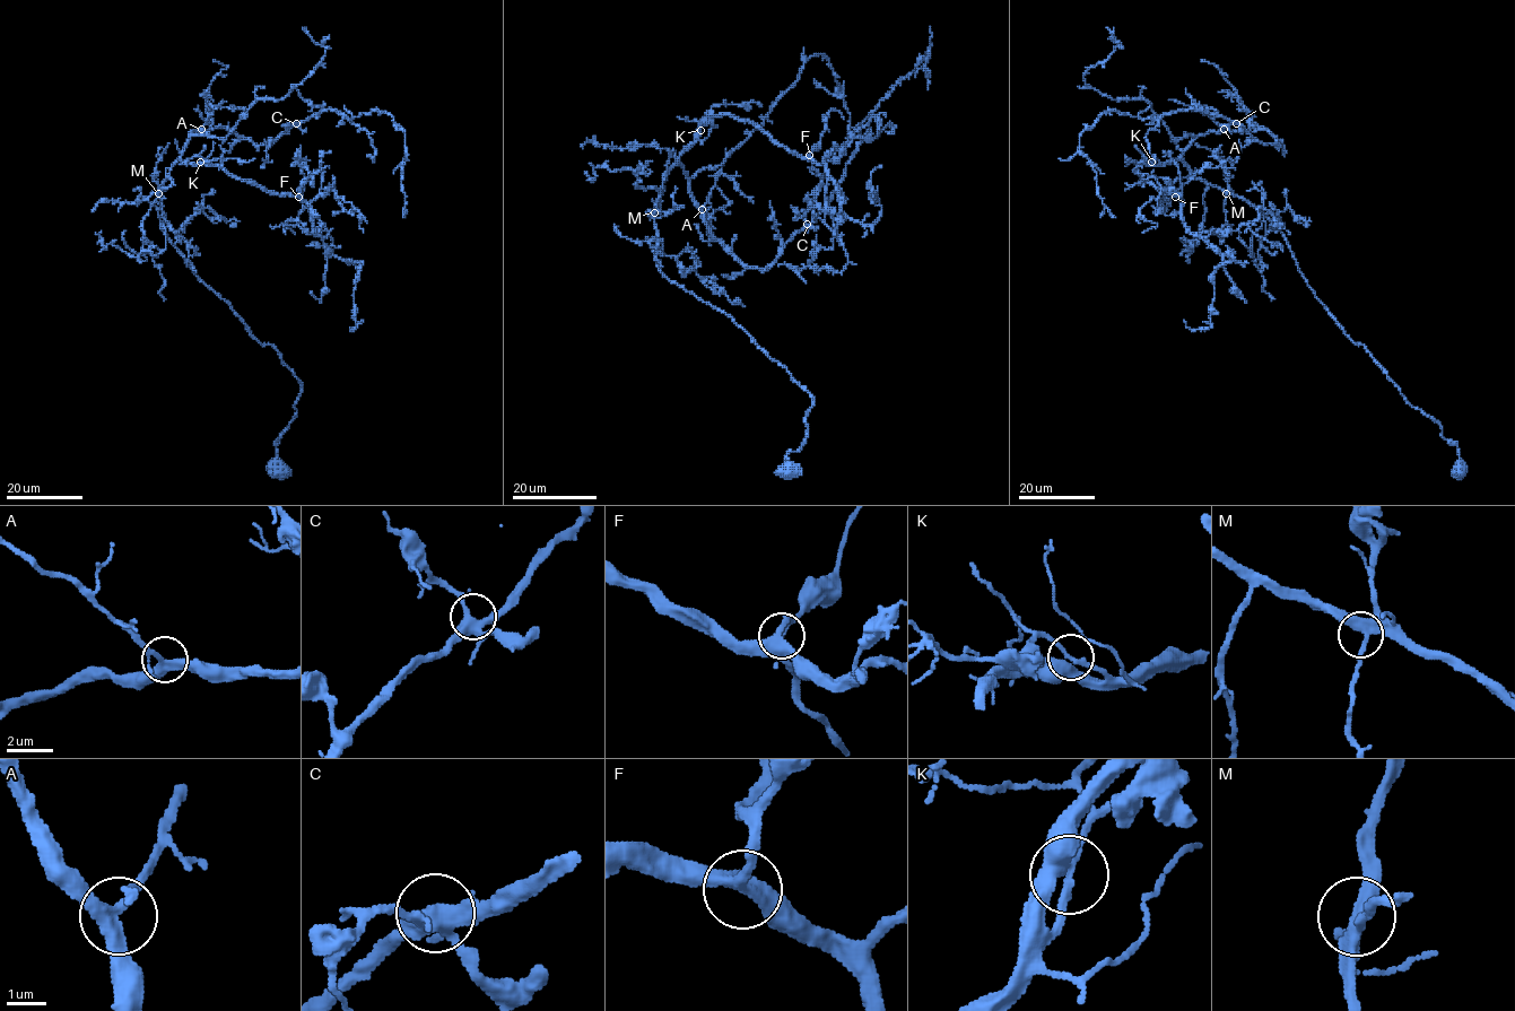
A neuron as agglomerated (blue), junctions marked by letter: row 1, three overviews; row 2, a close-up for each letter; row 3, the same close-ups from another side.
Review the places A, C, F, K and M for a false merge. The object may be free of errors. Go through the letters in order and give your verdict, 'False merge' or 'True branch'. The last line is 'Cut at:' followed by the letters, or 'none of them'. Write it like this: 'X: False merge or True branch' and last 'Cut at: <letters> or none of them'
A: True branch
C: True branch
F: True branch
K: True branch
M: True branch
Cut at: none of them

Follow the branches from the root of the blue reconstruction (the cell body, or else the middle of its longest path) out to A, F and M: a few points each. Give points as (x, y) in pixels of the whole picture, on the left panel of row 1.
A: (278, 472), (276, 439), (295, 416), (301, 382), (198, 278), (158, 215), (159, 189), (188, 136), (201, 129)
F: (278, 472), (276, 439), (295, 416), (301, 382), (171, 242), (158, 193), (181, 159), (298, 197)
M: (278, 472), (276, 439), (295, 416), (301, 382), (171, 242), (158, 215), (158, 193)

